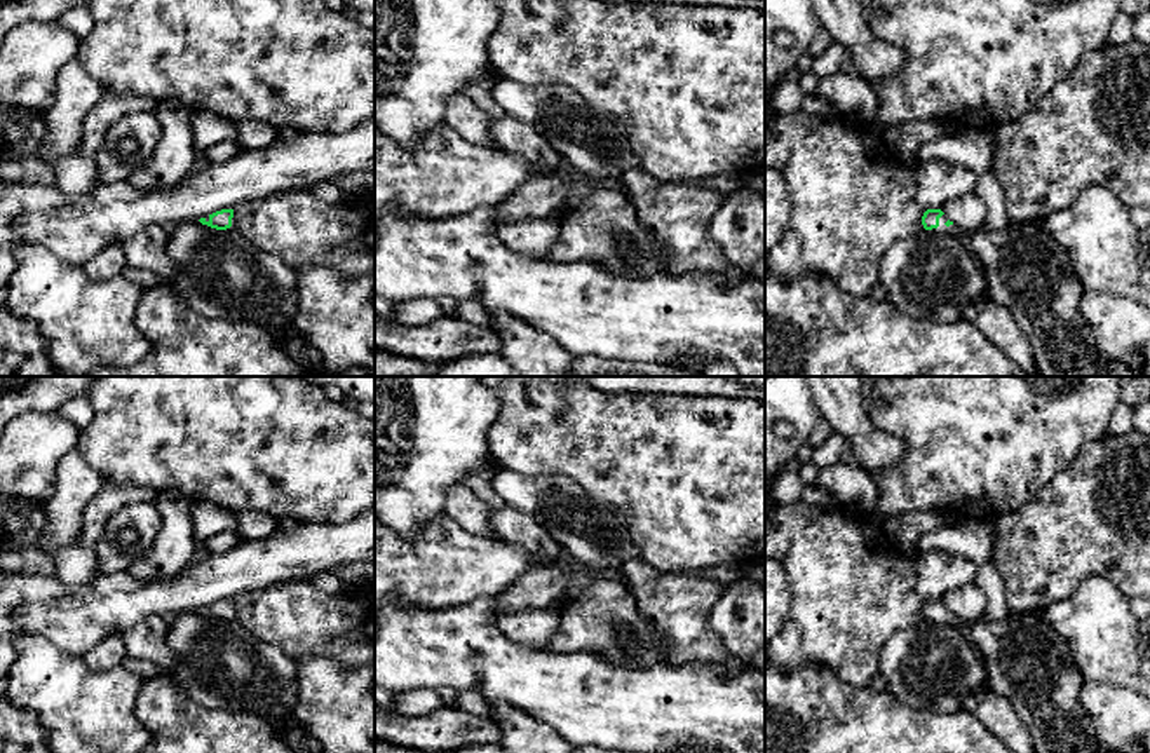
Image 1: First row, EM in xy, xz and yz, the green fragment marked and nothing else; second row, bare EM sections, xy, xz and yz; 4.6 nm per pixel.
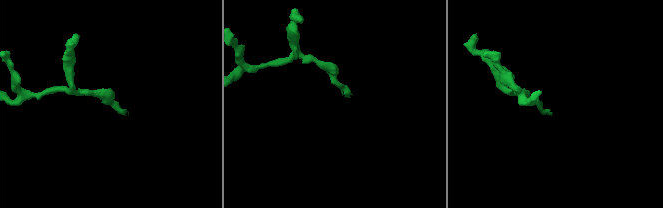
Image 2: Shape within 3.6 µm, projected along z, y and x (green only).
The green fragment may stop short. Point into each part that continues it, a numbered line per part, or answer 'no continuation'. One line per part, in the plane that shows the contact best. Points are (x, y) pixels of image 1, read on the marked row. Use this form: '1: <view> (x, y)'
1: yz (952, 230)

